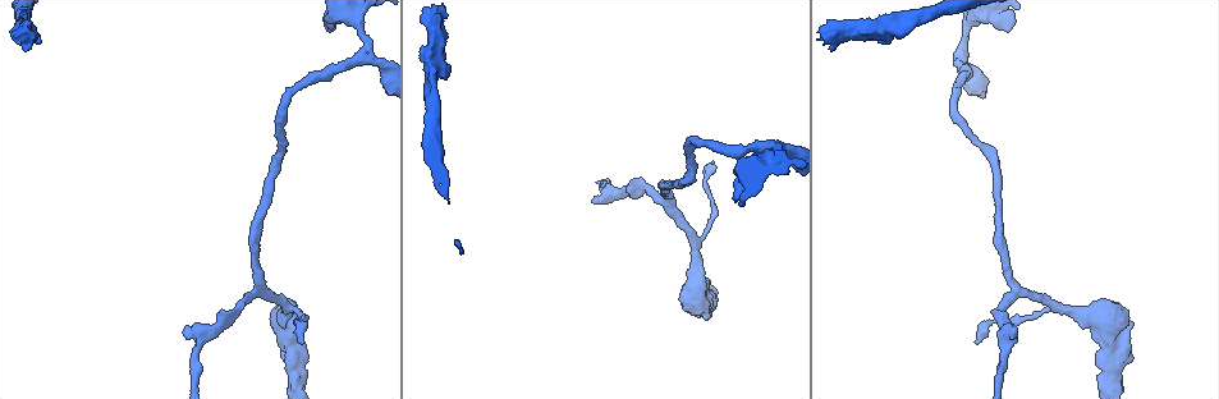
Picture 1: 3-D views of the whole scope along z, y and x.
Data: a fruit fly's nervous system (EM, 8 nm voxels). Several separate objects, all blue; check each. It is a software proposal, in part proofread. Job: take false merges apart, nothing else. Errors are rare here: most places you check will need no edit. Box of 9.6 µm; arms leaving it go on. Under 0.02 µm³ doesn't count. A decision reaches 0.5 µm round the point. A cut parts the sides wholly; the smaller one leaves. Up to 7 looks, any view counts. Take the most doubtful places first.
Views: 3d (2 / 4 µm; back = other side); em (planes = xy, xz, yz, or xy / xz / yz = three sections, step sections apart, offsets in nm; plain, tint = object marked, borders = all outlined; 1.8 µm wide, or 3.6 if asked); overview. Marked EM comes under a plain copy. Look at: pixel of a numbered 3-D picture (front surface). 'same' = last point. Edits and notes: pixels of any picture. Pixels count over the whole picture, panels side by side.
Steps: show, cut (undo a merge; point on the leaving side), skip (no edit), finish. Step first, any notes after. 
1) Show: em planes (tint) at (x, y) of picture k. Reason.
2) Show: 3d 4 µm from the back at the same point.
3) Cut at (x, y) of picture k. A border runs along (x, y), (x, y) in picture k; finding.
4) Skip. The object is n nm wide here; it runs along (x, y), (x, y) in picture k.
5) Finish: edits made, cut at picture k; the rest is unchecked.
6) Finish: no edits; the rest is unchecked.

Show: em xy step 8 (tint) at (959, 53) of picture 1. Three-way junction.

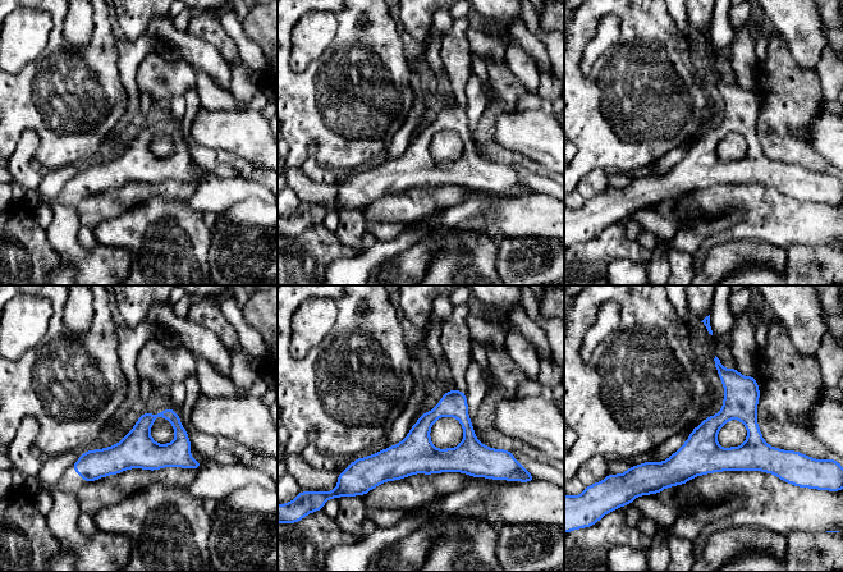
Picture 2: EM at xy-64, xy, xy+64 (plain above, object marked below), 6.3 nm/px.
Show: em planes (borders) at the same point. Cut it another way.

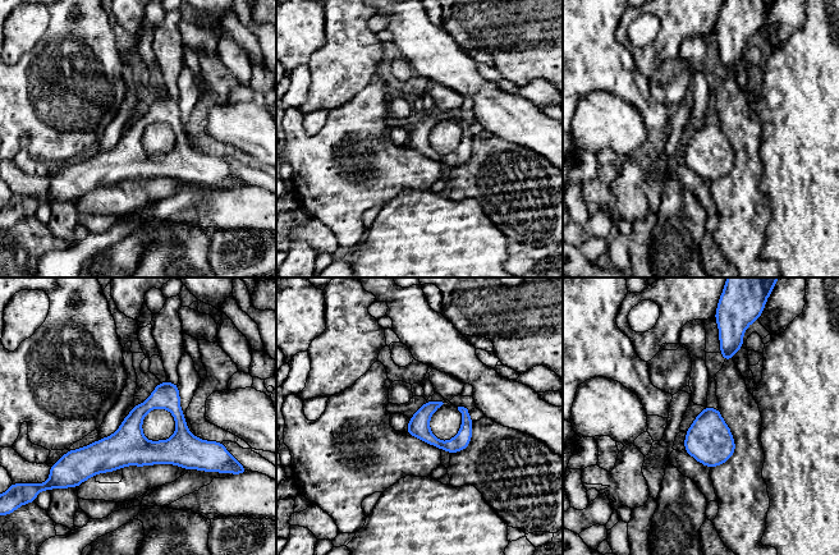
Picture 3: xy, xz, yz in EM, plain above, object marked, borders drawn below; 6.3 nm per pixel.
Skip. The object is 140 nm wide here; continuous, no second cell.

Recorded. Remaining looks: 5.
Show: 3d 2 µm at (836, 33) of picture 1. Thick turns thin.

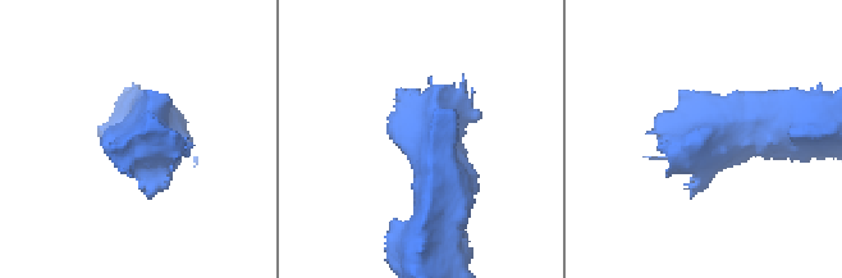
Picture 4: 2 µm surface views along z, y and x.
Show: em planes (tint) at (145, 140) of picture 4. Now the EM.

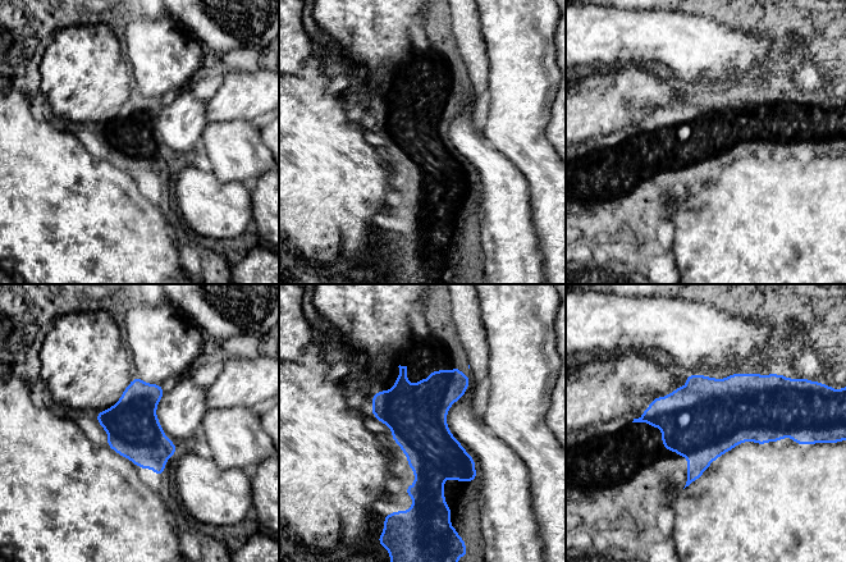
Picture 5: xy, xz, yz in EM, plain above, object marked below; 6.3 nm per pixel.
Skip. The object is 320 nm wide here; one cell here.

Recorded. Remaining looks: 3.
Show: 3d 2 µm at (1054, 305) of picture 1. Three arms meet.

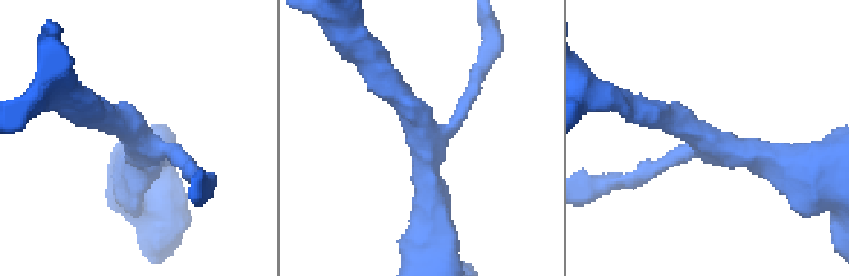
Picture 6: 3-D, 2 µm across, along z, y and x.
Show: em yz step 8 (tint) at (425, 125) of picture 6.

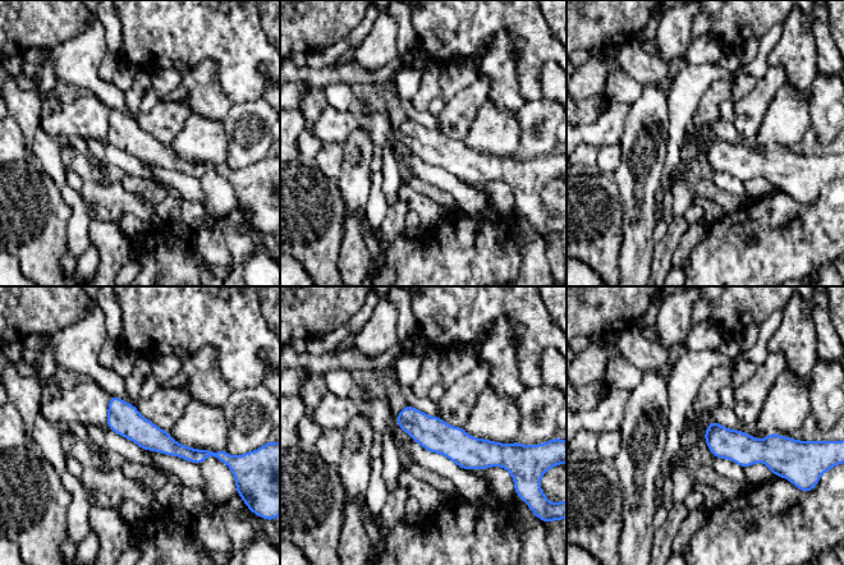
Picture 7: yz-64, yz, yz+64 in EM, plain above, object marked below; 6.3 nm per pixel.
Show: em planes (tint) at the same point.

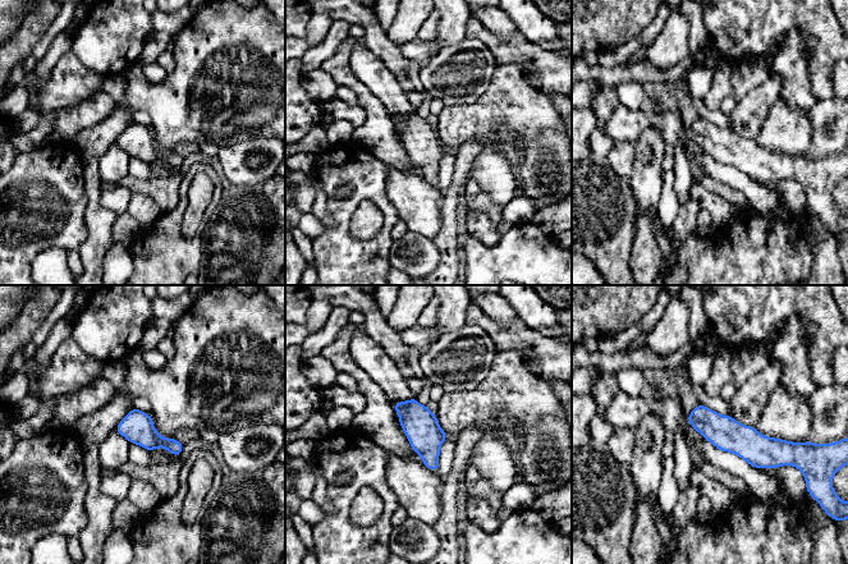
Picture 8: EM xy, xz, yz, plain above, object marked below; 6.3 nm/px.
Skip. The object is 200 nm wide here; it runs along (691, 418), (755, 448), (789, 448) in picture 8; all the same cell.

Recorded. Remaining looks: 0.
Finish: no edits; the rest is unchecked.

